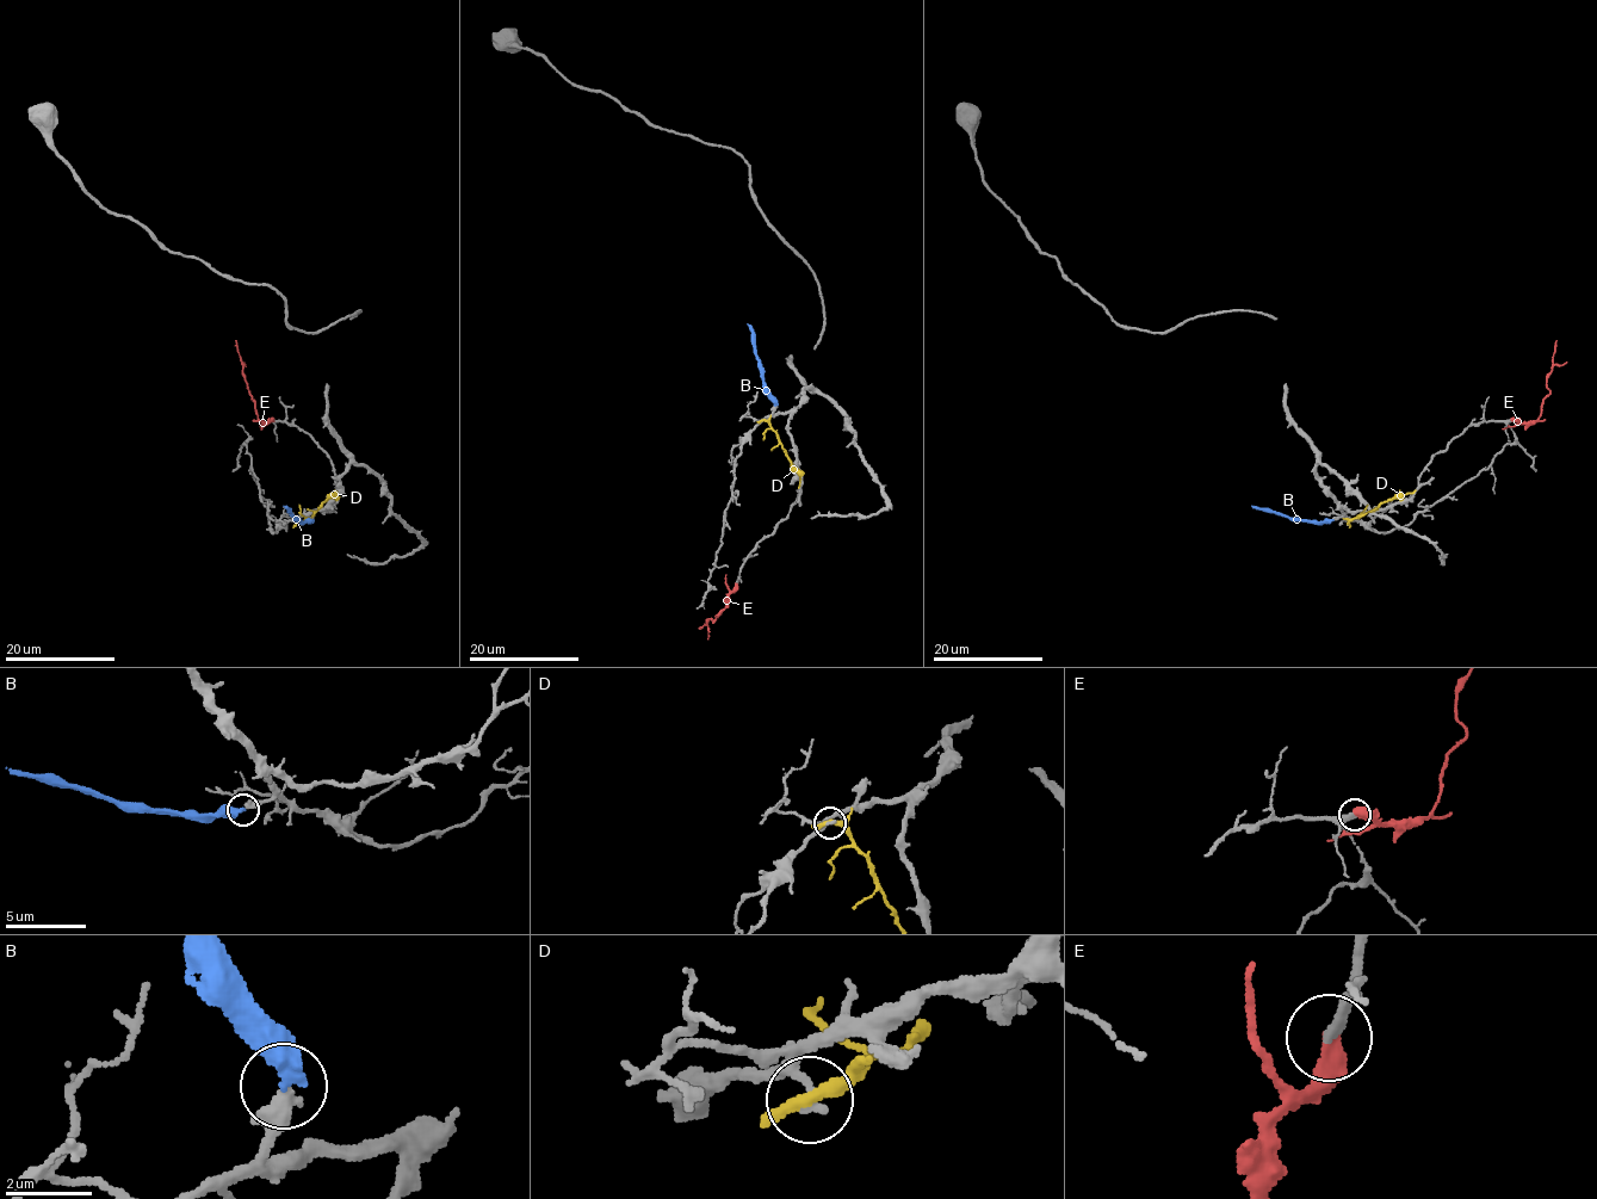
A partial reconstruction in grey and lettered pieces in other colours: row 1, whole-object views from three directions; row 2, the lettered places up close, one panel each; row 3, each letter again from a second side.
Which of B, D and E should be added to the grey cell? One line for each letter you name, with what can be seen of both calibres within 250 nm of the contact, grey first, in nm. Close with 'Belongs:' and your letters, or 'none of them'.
E: Thickness 300 nm (grey) against 550 nm
Belongs: E

